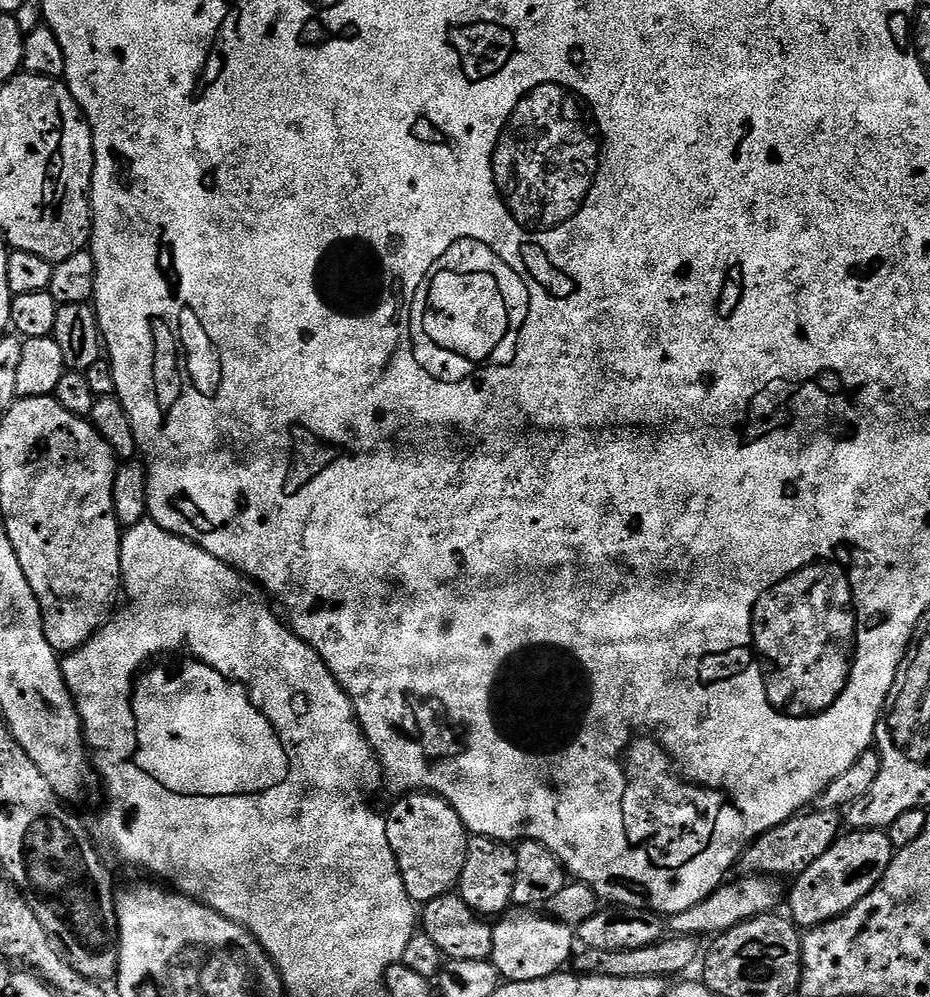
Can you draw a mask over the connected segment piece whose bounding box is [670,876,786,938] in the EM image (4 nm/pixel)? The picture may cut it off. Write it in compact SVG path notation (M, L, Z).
M745 876L736 881L725 882L716 891L711 892L698 906L690 906L690 910L682 910L677 916L671 917L670 928L678 936L695 936L697 938L715 937L721 932L730 930L742 922L752 920L756 916L767 916L781 907L786 896L779 879L770 876Z

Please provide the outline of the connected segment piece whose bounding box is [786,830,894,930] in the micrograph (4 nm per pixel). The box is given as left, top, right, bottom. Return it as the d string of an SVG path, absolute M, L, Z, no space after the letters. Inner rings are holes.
M852 830L841 835L824 851L822 858L818 858L818 862L809 866L801 876L795 877L793 884L796 885L786 896L786 908L788 904L791 919L801 929L807 930L850 911L855 904L862 902L862 898L866 898L866 894L870 894L870 890L874 890L874 886L878 886L893 855L887 831Z

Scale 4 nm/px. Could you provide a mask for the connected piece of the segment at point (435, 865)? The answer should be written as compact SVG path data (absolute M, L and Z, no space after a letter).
M421 790L401 795L399 799L386 812L386 834L390 838L390 850L394 850L398 870L410 898L423 906L434 898L449 895L459 885L470 833L464 827L462 818L458 818L454 806L440 796Z

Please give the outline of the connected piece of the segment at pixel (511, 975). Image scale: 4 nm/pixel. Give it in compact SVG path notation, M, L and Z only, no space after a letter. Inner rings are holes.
M512 910L495 921L492 929L492 955L490 959L505 981L541 980L547 976L557 975L567 965L564 963L572 956L572 940L574 944L573 929L569 928L567 924L560 924L551 916L541 914L536 910Z

